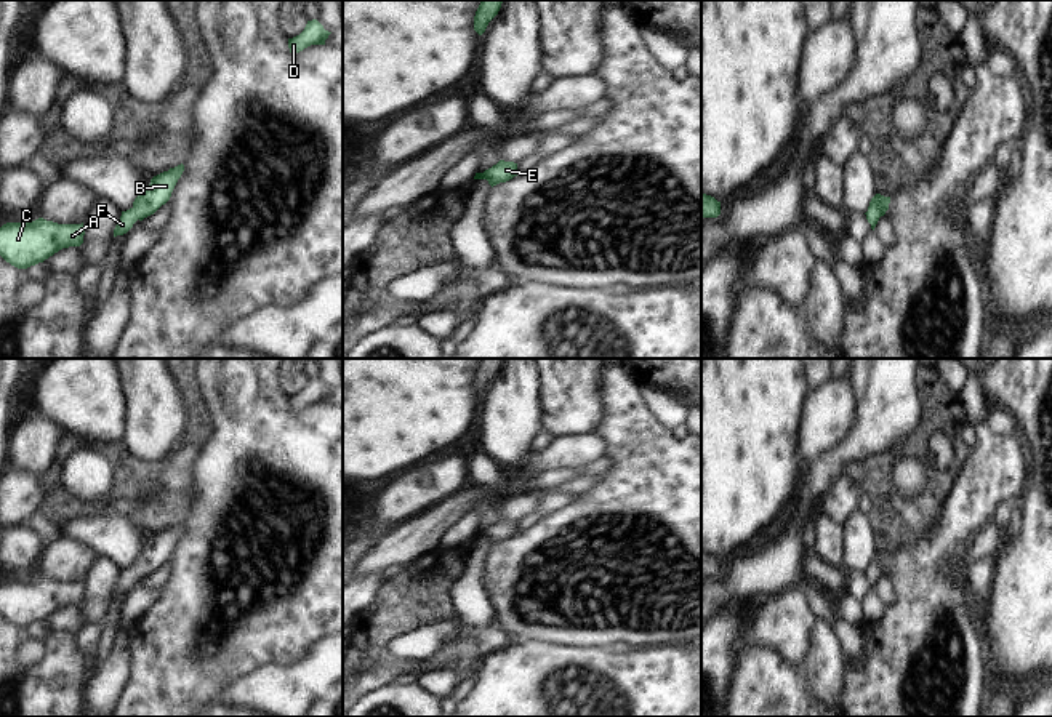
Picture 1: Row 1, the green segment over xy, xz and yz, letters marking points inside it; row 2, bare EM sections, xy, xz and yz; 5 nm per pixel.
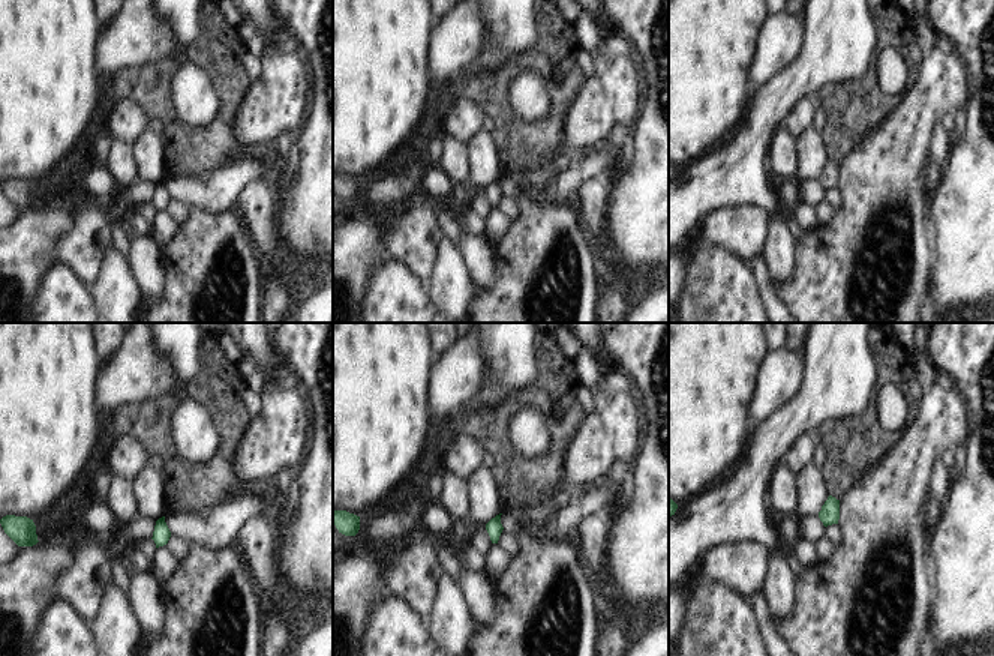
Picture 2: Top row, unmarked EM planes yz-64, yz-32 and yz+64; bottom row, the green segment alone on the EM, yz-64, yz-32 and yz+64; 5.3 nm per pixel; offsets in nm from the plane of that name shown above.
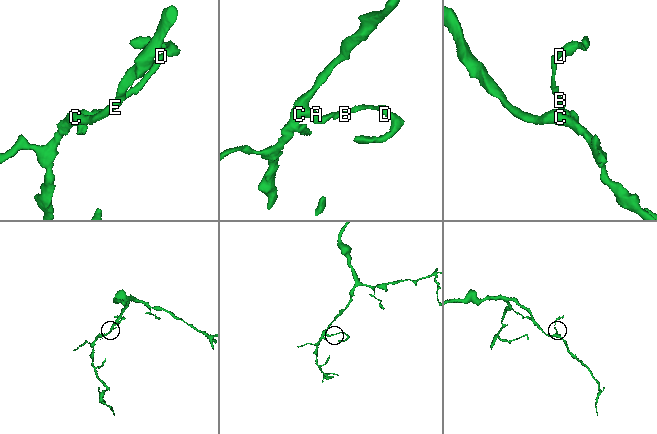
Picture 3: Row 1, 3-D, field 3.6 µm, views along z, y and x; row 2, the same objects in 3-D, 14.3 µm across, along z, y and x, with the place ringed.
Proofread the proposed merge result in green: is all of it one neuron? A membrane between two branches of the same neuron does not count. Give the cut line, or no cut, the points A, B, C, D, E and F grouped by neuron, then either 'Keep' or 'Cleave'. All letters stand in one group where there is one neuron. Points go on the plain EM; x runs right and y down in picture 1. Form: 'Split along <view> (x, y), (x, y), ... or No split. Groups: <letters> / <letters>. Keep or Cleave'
No split. Groups: A B C D E F. Keep.

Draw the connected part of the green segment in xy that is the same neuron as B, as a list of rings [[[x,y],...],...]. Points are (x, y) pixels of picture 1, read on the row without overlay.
[[[181,522],[154,535],[149,546],[135,557],[133,565],[126,570],[122,570],[122,575],[114,587],[114,595],[126,592],[138,578],[143,579],[165,563],[170,559],[183,530],[184,523]]]

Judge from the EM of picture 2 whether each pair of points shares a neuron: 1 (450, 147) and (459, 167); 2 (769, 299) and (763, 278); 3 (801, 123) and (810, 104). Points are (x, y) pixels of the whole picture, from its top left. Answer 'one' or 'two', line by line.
1: one
2: one
3: one

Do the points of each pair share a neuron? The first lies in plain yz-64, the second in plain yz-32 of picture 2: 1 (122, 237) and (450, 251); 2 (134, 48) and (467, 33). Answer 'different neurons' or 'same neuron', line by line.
1: different neurons
2: same neuron

